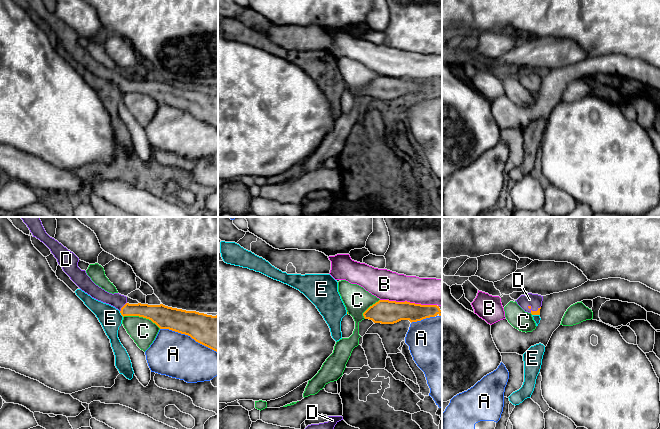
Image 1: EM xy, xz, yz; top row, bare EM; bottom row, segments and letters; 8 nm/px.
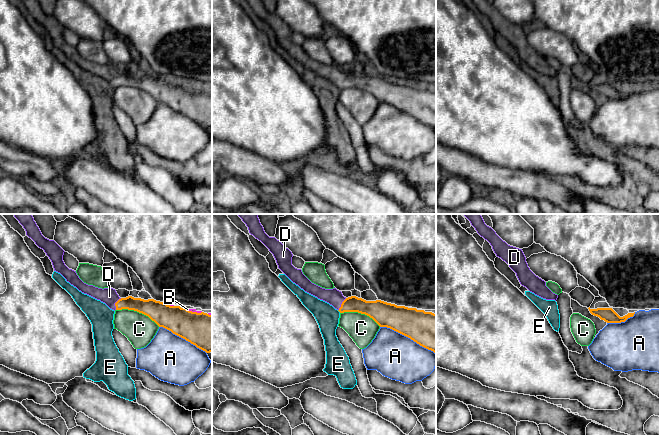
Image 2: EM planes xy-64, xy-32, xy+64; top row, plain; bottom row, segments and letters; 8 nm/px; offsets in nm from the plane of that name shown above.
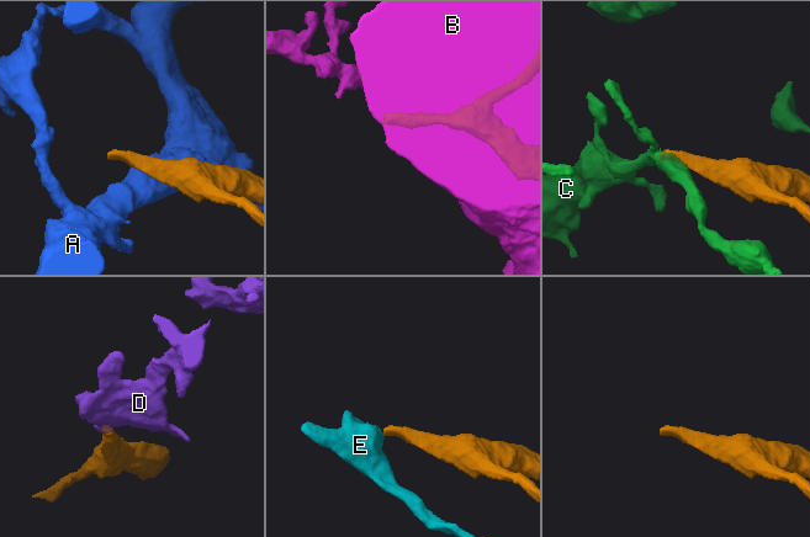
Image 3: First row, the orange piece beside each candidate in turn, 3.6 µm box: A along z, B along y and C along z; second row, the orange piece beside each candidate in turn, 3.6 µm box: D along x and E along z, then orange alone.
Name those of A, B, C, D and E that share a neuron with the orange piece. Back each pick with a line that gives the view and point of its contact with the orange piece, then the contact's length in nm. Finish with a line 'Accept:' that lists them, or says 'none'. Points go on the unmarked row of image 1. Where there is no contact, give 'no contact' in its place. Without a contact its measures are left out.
D: xy (122, 83) | 90 nm
Accept: D

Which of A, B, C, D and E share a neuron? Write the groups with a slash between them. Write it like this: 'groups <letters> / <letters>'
groups A / B / C / D / E

